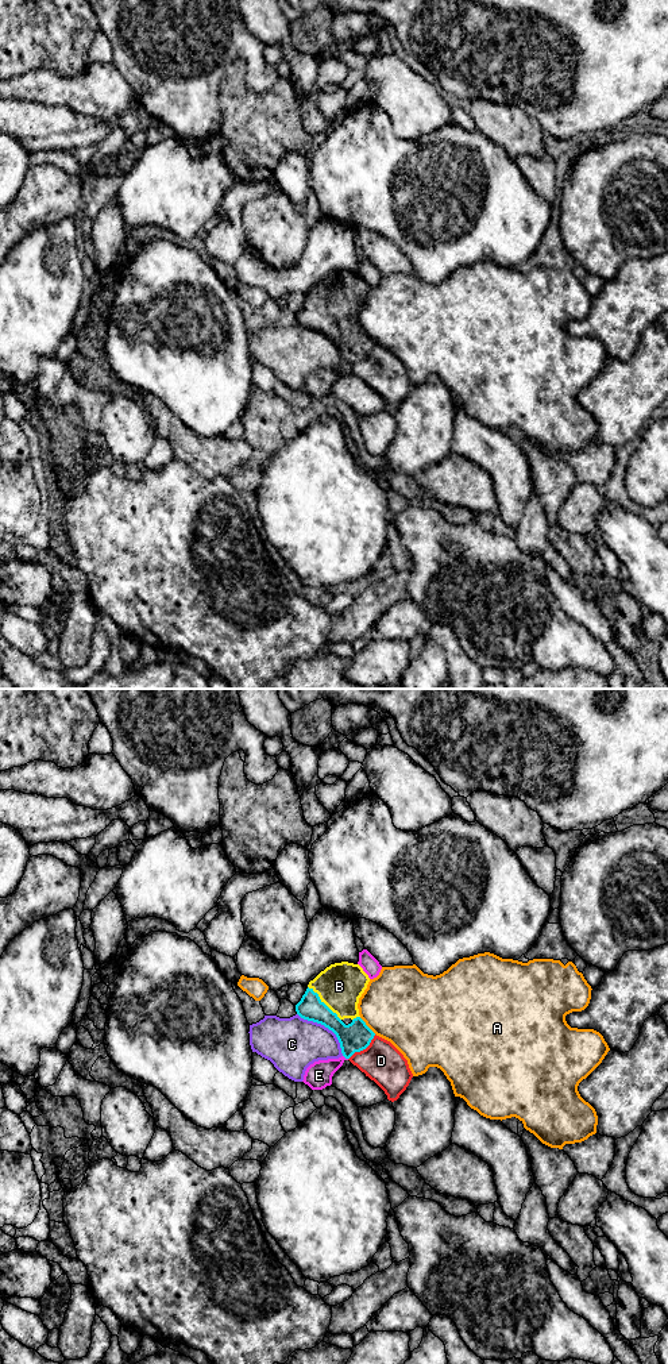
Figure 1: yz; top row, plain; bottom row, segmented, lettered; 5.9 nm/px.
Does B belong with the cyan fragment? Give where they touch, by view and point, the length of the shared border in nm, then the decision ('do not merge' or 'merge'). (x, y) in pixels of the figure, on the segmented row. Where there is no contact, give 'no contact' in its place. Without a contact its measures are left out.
yz (323, 1002) | 280 nm | merge

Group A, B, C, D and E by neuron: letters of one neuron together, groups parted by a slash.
A / B / C / D / E

